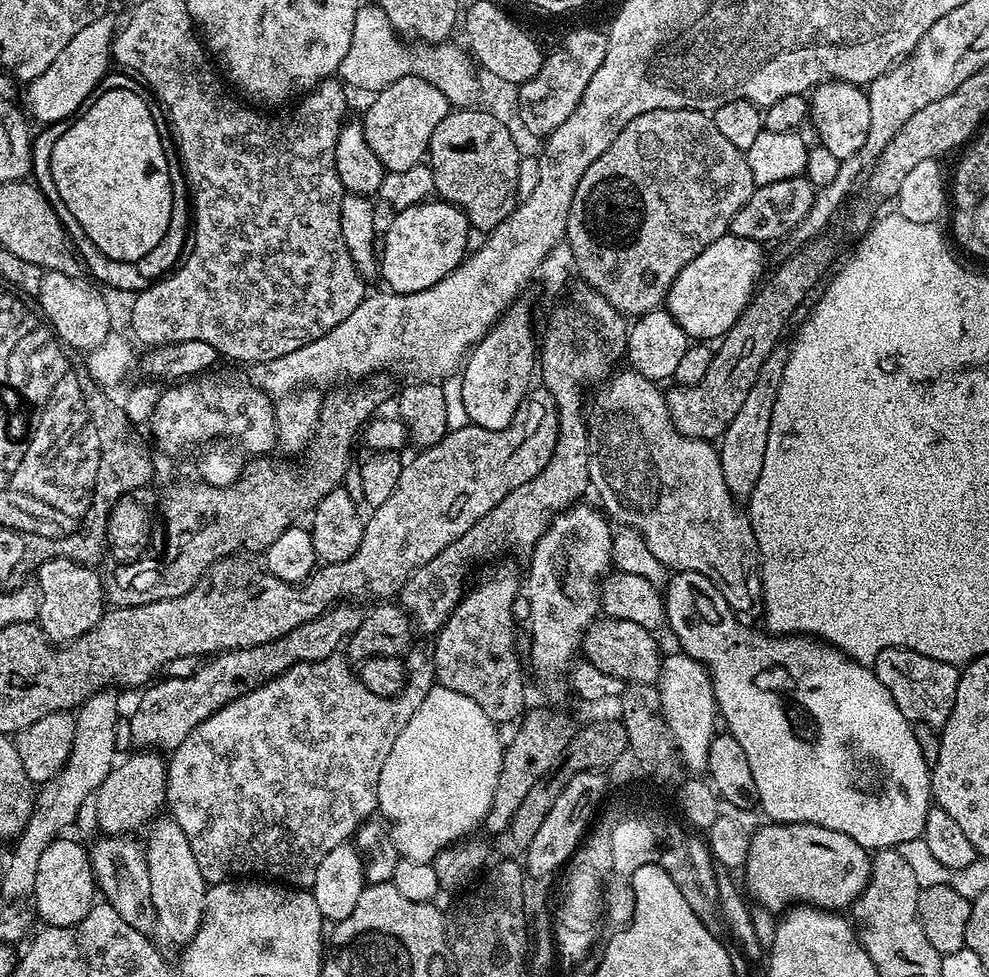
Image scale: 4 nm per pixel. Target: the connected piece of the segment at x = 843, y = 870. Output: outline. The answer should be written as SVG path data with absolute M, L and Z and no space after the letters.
M764 822L751 835L749 852L742 867L742 873L744 873L742 884L747 895L749 897L752 895L759 907L768 908L774 914L783 913L793 906L848 910L862 894L870 878L871 869L872 856L869 849L863 848L861 844L854 842L854 838L838 830L826 830L826 826L817 824Z

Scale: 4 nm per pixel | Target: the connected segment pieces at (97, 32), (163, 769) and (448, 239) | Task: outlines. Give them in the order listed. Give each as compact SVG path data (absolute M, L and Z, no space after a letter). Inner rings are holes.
M105 14L90 22L66 44L65 49L38 78L27 81L28 93L25 94L24 100L28 103L27 115L33 121L38 120L42 122L41 124L58 124L67 121L97 91L96 86L107 72L108 64L110 65L112 39L118 28L117 21L114 22L111 16Z
M142 750L138 754L129 760L121 759L94 794L96 820L100 823L101 833L109 836L132 834L135 828L142 827L144 823L147 825L157 815L155 812L159 808L165 807L168 794L168 766L165 757L156 750Z
M439 198L395 213L388 233L382 236L382 255L378 260L378 272L393 292L417 292L426 290L442 278L446 278L464 259L469 251L468 232L470 225L466 214Z

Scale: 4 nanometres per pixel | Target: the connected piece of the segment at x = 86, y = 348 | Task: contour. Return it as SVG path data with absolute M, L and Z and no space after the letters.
M45 272L38 297L41 308L39 311L55 332L57 340L69 349L77 348L81 354L87 354L102 346L102 342L106 342L106 338L113 331L112 312L104 301L105 293L99 287L88 284L83 284L76 276Z

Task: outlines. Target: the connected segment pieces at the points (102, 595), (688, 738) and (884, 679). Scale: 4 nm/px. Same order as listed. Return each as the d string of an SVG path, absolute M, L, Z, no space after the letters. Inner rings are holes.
M70 558L46 561L34 577L38 589L38 623L49 640L63 646L94 628L106 611L106 584L95 567Z
M673 651L673 656L665 655L660 669L658 687L662 714L672 734L672 742L679 759L689 768L689 773L704 774L708 771L710 742L717 731L718 709L714 698L712 673L685 652ZM716 728L716 729L715 729Z
M887 648L876 655L874 671L907 720L943 726L950 718L960 681L961 669L957 665L926 658L926 654L918 654L913 648Z

